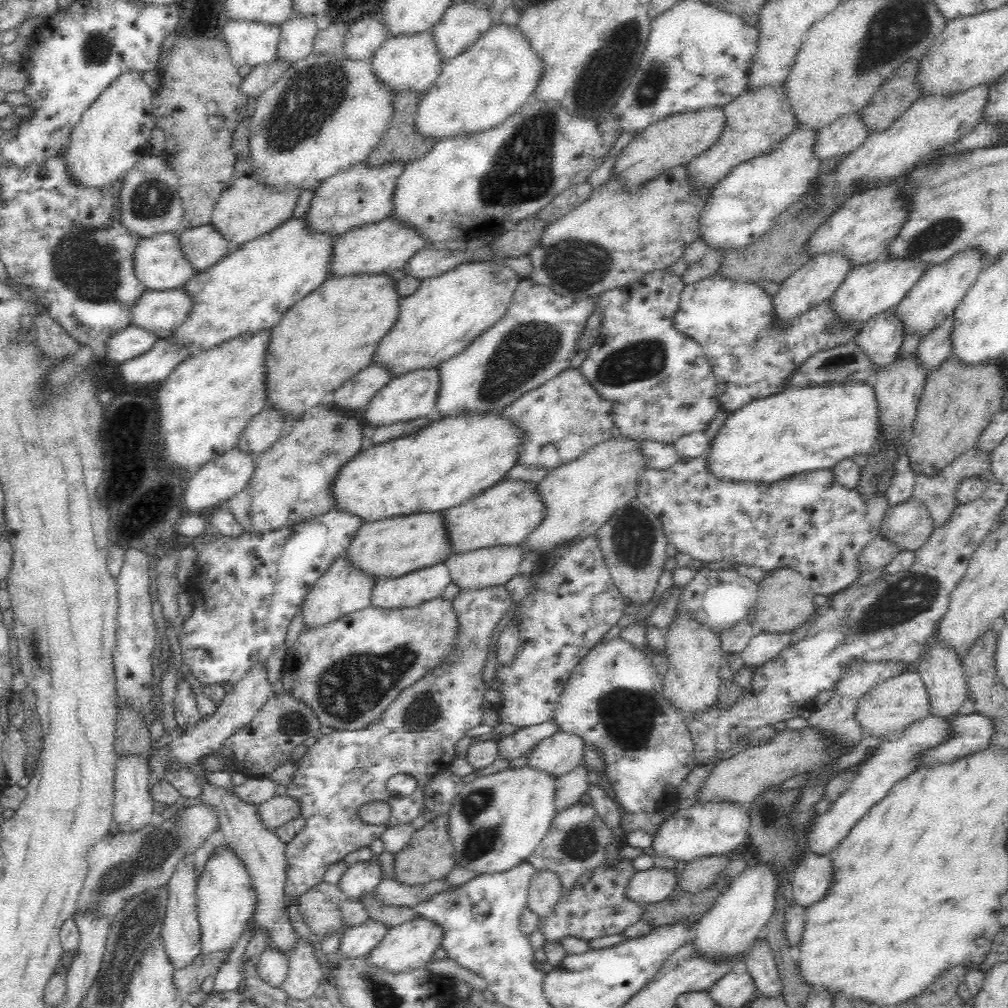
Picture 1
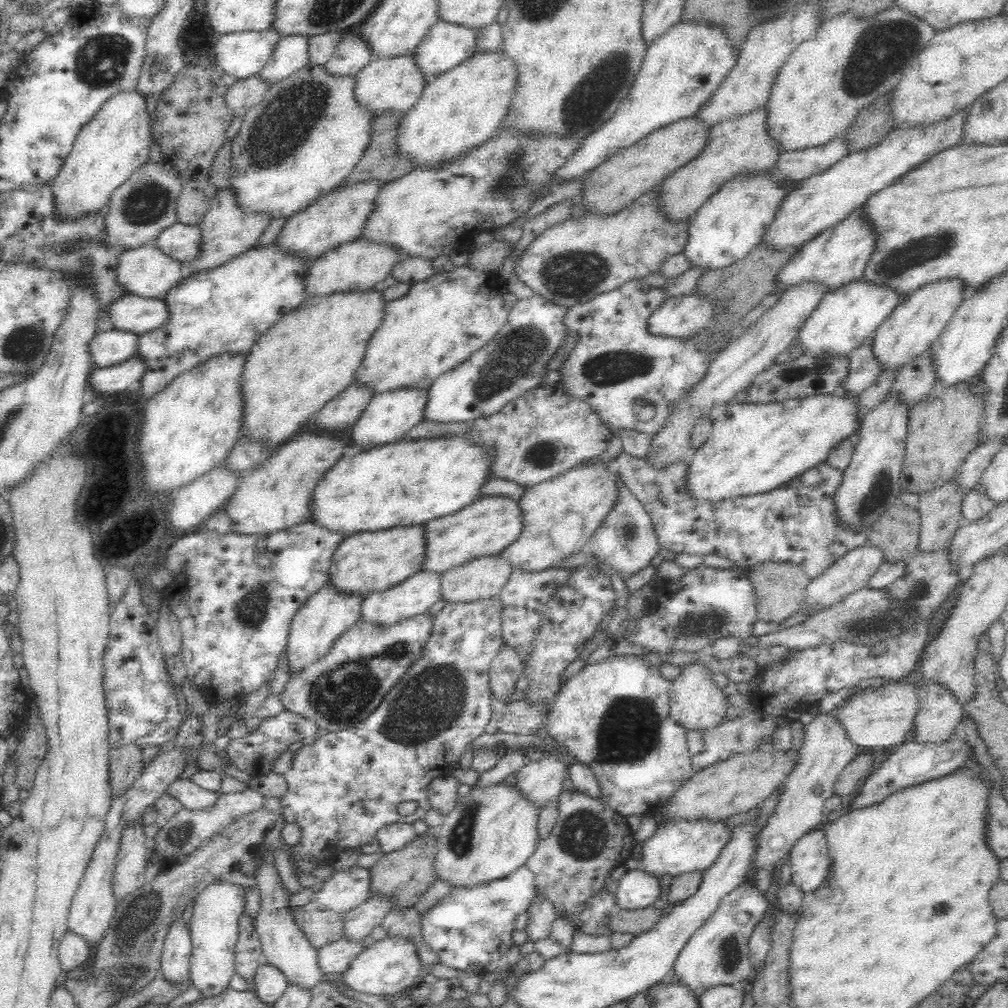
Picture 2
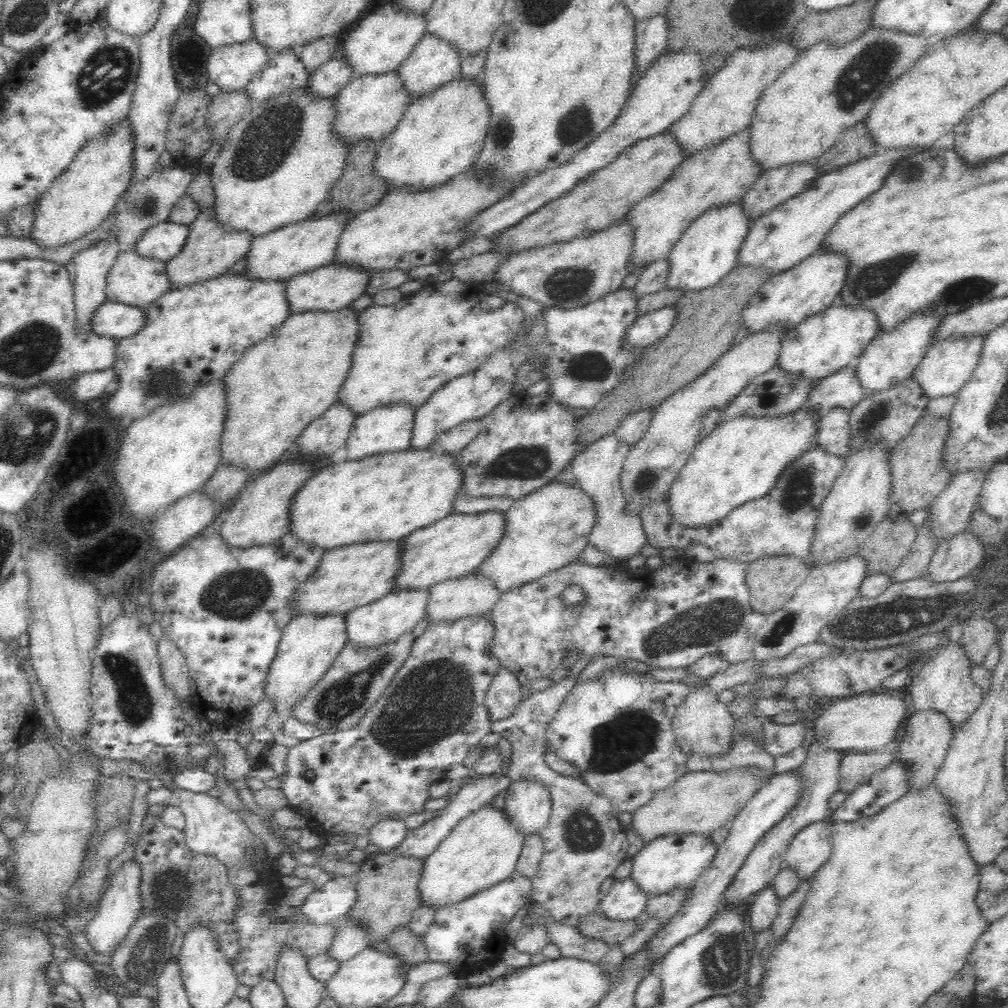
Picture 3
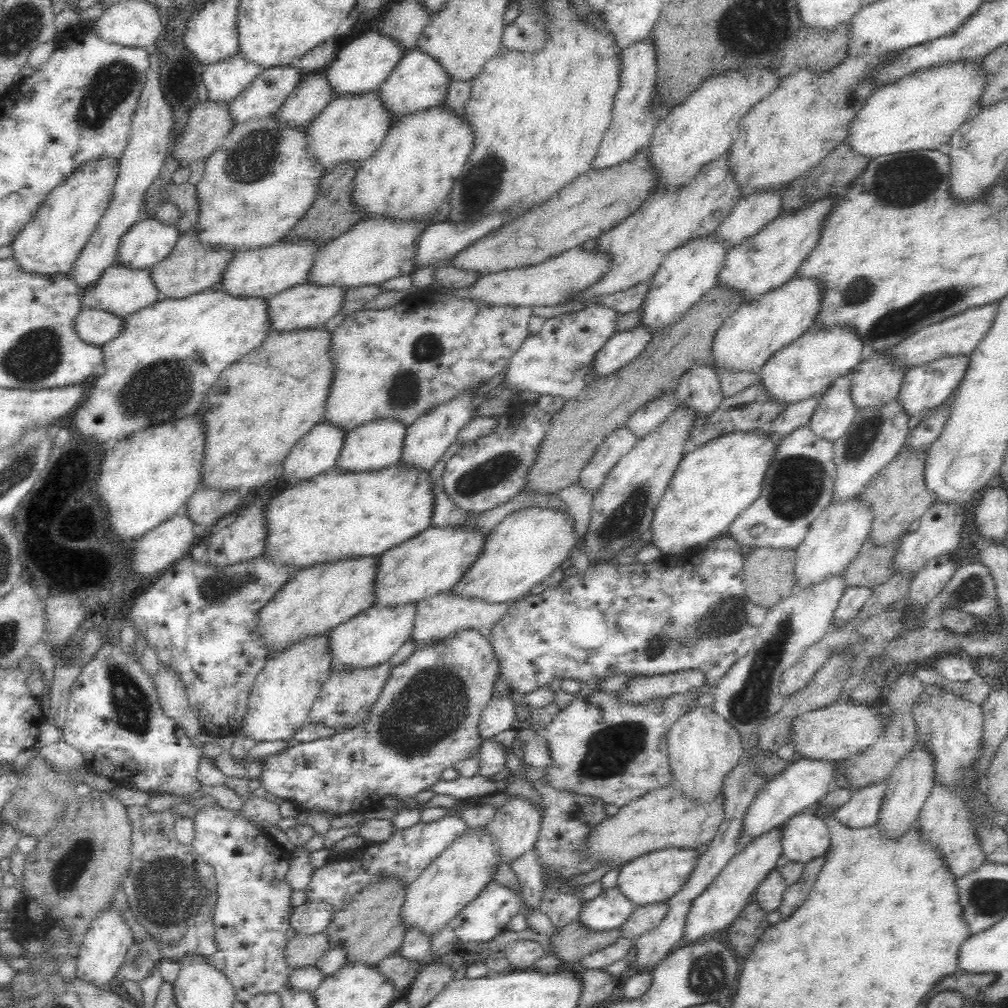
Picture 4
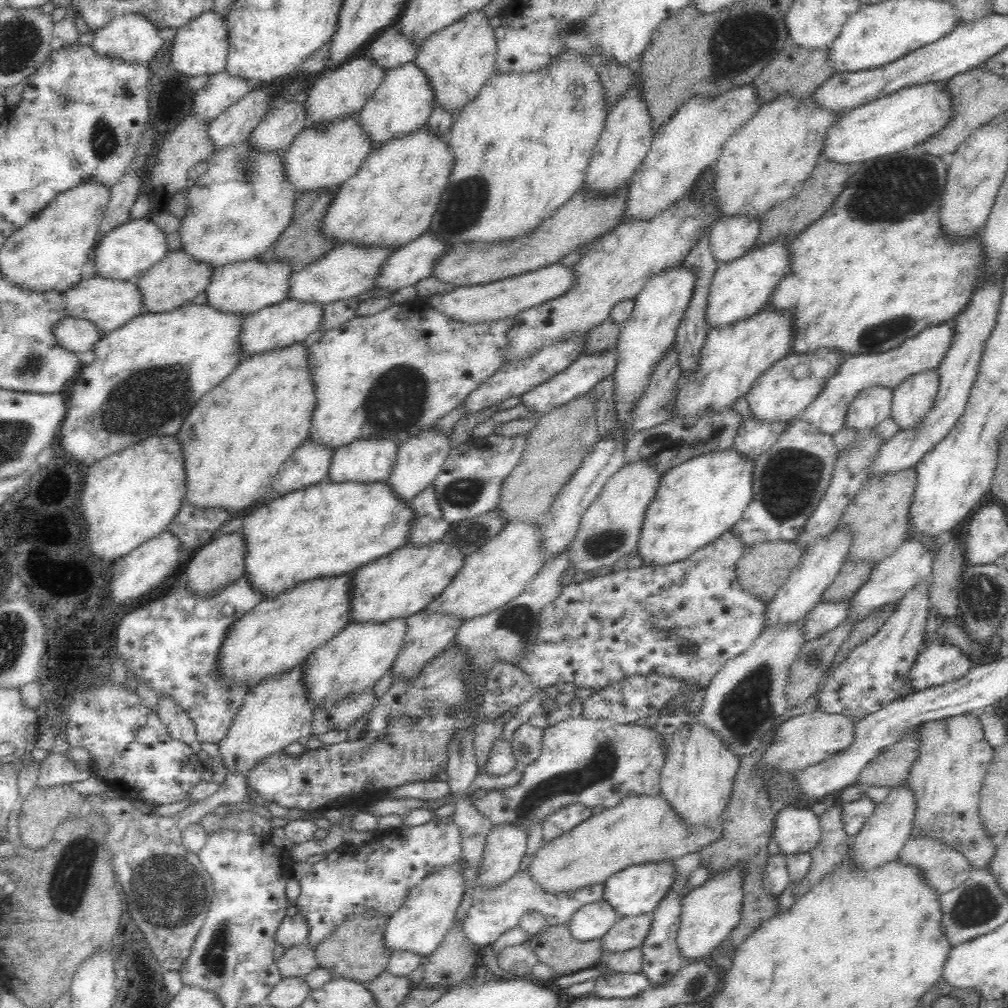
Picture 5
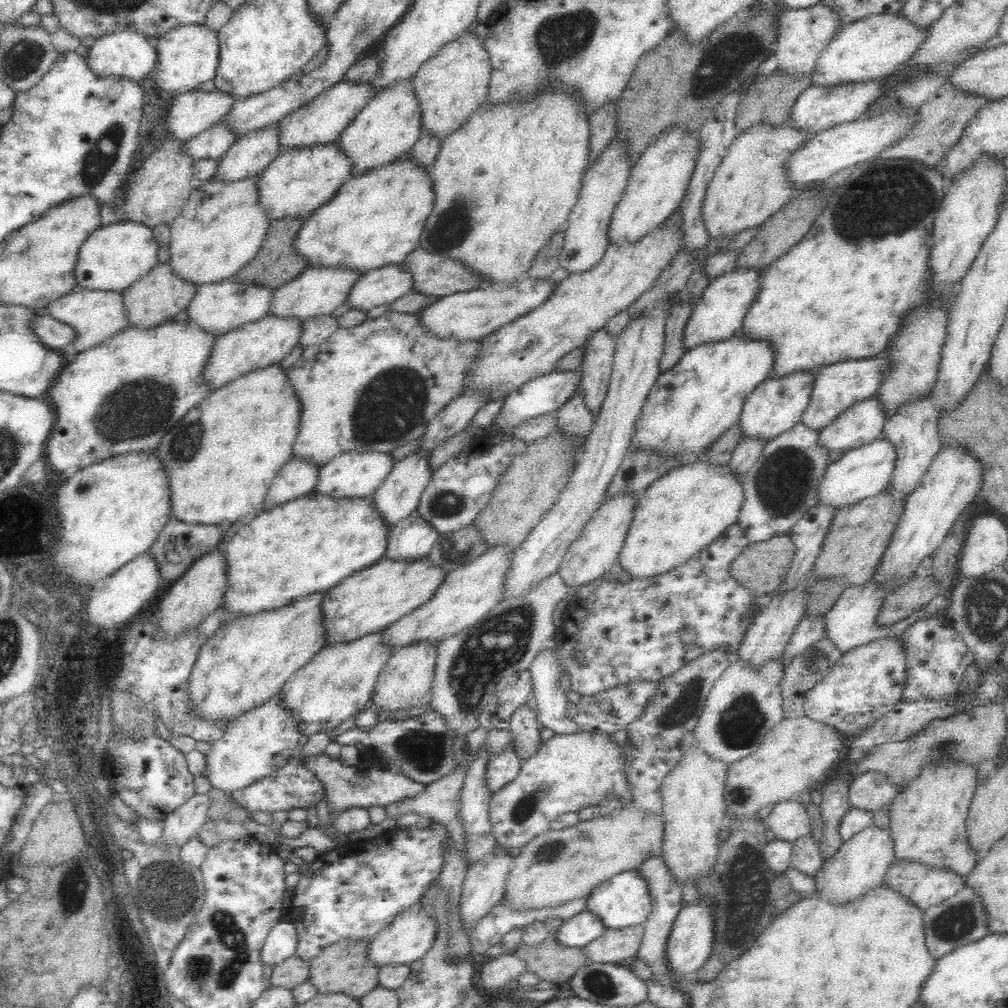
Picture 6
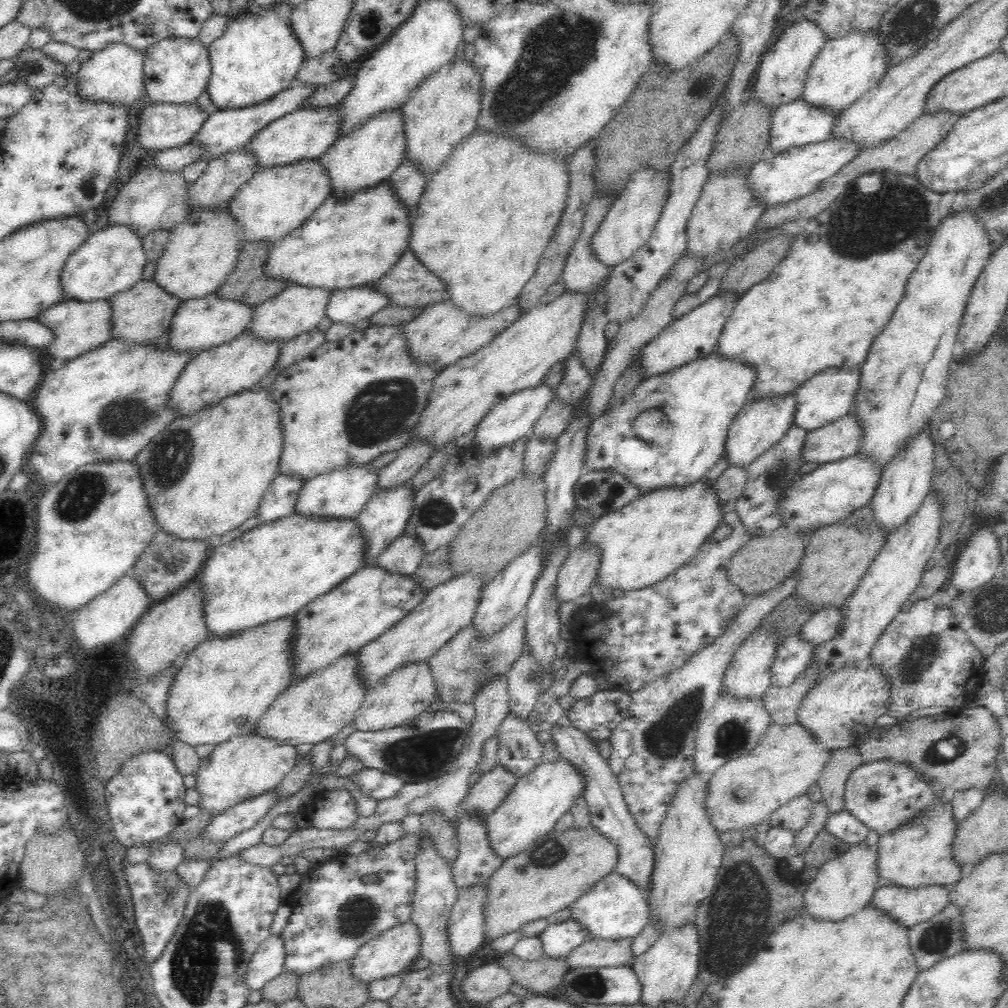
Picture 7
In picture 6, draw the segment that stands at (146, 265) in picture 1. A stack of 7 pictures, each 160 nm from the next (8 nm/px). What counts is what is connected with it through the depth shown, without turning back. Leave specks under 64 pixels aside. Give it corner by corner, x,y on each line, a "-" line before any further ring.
77,285
71,292
50,303
45,308
45,314
74,327
78,333
74,348
78,353
89,350
130,325
128,311
124,307
124,294
115,289
92,289

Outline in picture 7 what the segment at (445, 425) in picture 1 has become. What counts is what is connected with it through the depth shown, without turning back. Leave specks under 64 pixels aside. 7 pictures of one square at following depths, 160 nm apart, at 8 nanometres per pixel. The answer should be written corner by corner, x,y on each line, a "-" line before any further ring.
292,511
289,515
278,518
278,520
271,520
270,522
263,522
255,528
244,532
240,538
228,544
220,545
215,544
212,553
205,562
197,576
199,580
204,582
206,587
206,620
210,634
216,635
232,635
238,631
244,630
246,627
253,627
265,622
276,620
280,617
296,614
301,608
304,608
308,603
311,603
315,598
320,595
326,594
331,591
335,586
338,586
345,578
351,574
359,571
361,568
366,567
368,564
368,539
364,527
360,525
359,517
327,517
322,515
306,515

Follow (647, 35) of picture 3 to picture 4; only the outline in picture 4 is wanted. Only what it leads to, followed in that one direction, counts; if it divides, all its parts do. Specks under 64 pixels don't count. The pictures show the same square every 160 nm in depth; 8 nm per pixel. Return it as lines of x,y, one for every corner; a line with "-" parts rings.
652,32
643,39
624,47
621,52
622,72
620,76
620,88
616,92
612,122
604,134
597,155
591,162
594,168
614,166
619,162
628,160
637,150
648,147
656,126
651,116
649,104
651,94
654,92
657,72
656,41

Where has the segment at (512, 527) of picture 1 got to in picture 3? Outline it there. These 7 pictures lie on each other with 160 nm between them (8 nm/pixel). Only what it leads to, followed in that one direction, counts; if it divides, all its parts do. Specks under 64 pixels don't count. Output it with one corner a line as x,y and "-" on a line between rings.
488,510
448,516
416,529
404,538
402,570
396,578
396,588
422,588
438,584
440,581
468,574
495,551
508,526
506,512

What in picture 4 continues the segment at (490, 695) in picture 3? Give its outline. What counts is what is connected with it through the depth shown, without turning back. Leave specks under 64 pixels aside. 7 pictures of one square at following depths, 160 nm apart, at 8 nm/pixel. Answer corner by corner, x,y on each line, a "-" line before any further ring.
500,691
492,696
486,707
479,725
484,740
492,739
498,733
513,728
516,718
516,704
510,691

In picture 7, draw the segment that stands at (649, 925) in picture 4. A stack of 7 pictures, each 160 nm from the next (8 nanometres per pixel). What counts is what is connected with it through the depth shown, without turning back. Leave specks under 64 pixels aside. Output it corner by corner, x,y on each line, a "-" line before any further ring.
591,936
568,954
570,968
624,966
632,962
634,937
606,940

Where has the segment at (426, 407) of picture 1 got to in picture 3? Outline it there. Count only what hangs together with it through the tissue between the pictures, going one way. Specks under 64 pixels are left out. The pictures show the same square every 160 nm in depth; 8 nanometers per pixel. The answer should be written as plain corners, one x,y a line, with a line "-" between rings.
392,401
391,403
379,404
358,414
344,444
347,448
347,459
358,460
410,447
416,410
416,407
412,407
406,401

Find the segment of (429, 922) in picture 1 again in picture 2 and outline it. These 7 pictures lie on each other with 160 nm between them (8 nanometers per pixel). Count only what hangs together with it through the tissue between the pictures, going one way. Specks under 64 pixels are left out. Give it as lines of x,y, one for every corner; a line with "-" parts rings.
387,935
382,940
371,940
367,947
352,960
343,972
344,983
356,992
379,996
380,993
391,993
411,988
421,974
422,962
416,940
403,936

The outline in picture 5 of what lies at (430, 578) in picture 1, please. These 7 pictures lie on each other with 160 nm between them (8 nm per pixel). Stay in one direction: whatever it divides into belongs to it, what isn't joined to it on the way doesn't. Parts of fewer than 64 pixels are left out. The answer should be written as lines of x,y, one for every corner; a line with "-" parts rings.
407,617
383,621
350,621
336,636
315,648
307,661
306,684
311,692
313,706
331,705
348,693
374,688
390,670
408,630

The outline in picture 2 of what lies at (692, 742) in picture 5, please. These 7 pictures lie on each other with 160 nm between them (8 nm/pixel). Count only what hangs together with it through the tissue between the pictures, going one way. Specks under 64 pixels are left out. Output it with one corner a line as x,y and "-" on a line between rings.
688,662
680,668
680,674
669,684
668,697
670,698
669,714
686,730
702,730
712,728
726,719
725,694
712,679
710,668
702,662

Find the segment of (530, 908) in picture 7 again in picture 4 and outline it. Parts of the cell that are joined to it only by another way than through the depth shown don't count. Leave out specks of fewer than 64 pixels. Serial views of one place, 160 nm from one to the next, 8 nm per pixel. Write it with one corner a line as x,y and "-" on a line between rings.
673,780
620,807
614,816
608,816
589,837
589,849
596,856
604,856
604,863
622,865
660,848
697,848
708,845
724,820
725,808
723,787
711,799
700,799
688,794

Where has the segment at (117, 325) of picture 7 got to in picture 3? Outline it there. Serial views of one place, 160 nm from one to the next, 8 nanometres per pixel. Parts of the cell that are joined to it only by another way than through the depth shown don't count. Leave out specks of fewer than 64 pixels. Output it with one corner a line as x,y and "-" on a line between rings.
216,203
201,209
196,221
188,226
189,238
183,252
167,262
168,275
173,287
188,286
198,280
213,278
225,273
232,265
240,265
251,252
252,242
256,238
252,232
225,226
216,214

